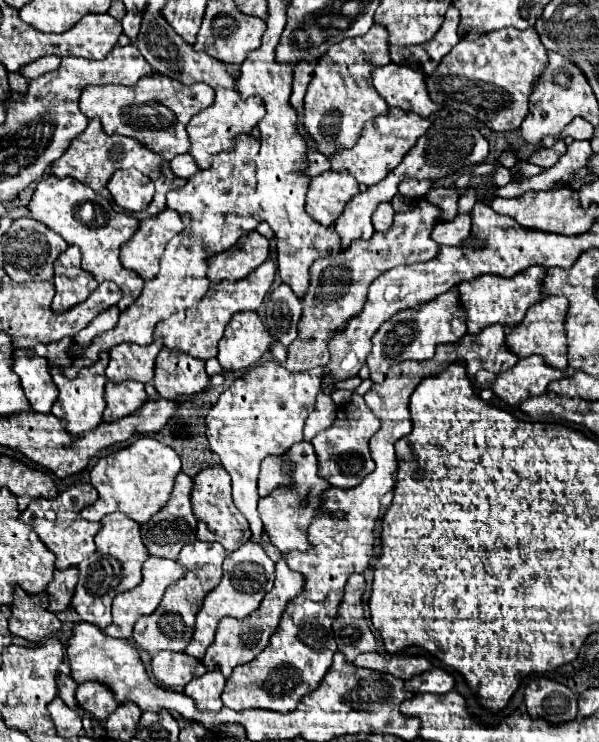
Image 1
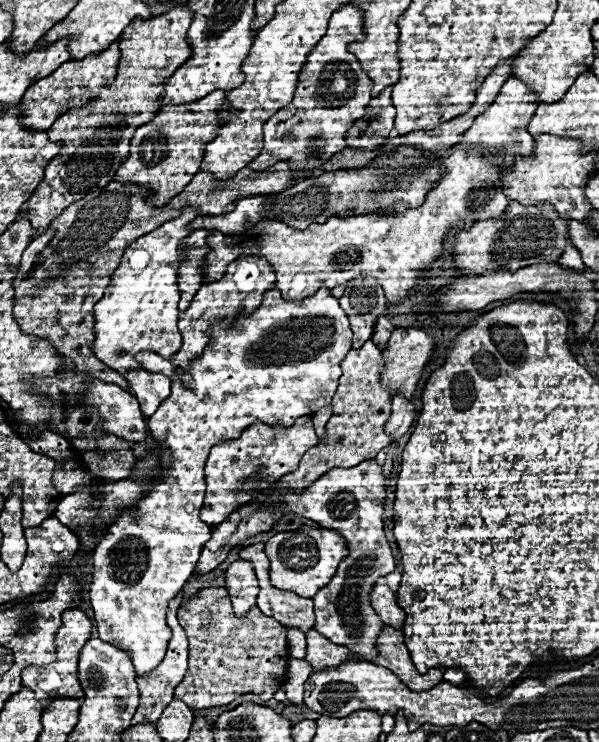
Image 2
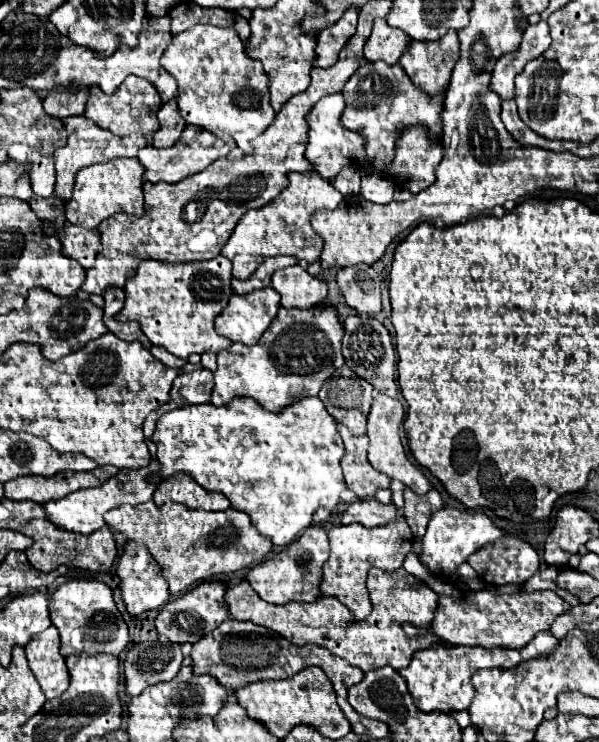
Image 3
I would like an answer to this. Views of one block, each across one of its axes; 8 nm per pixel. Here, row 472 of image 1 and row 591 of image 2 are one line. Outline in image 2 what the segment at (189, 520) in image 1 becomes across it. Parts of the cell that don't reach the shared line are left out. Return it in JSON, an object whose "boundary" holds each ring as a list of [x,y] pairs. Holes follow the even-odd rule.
{"boundary":[[[180,590],[180,592],[170,600],[170,604],[168,604],[168,616],[166,616],[166,620],[168,620],[168,626],[172,628],[172,638],[170,638],[170,642],[168,642],[168,650],[166,650],[164,660],[162,660],[152,672],[142,674],[142,676],[136,678],[138,688],[140,688],[140,706],[138,706],[136,714],[134,714],[130,726],[136,726],[136,724],[154,724],[154,722],[160,718],[160,714],[164,712],[164,708],[172,702],[172,698],[174,698],[172,690],[180,684],[180,678],[184,678],[182,674],[188,670],[188,668],[186,668],[186,666],[188,666],[188,640],[186,640],[186,634],[184,634],[182,626],[180,626],[178,620],[176,620],[176,610],[180,608],[182,598],[184,598],[184,590]]]}

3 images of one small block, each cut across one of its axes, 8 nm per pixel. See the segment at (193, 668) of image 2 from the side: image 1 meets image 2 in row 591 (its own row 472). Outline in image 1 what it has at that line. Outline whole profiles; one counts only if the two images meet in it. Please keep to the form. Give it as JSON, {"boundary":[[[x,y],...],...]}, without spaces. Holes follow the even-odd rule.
{"boundary":[[[222,466],[204,468],[198,476],[194,476],[194,488],[192,488],[192,508],[198,518],[198,540],[202,542],[218,542],[226,550],[236,550],[240,544],[250,536],[248,522],[242,516],[242,512],[232,502],[232,486],[230,476]]]}

